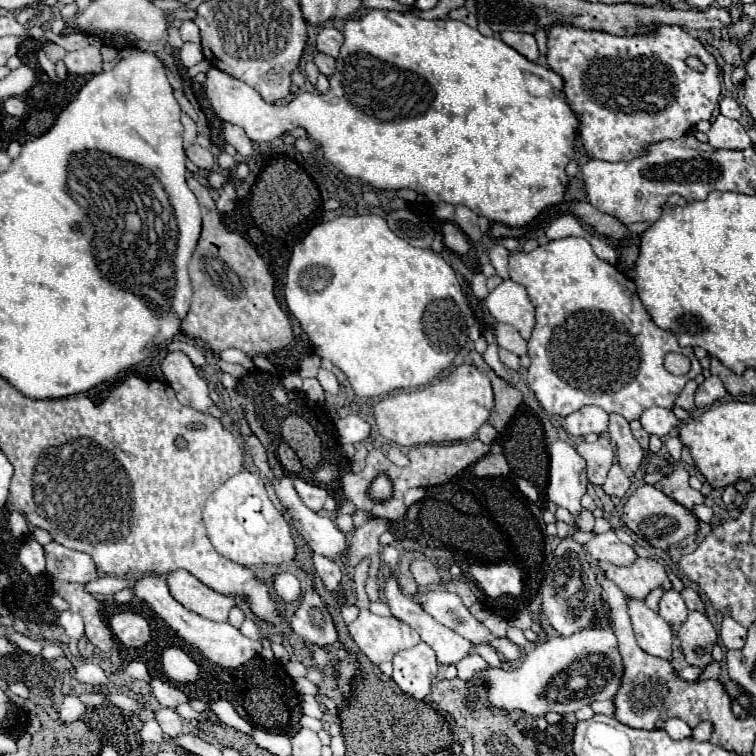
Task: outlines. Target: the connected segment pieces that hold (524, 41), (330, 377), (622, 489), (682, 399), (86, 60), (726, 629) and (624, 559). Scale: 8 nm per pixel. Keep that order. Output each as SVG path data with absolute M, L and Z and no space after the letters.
M502 32L500 34L502 40L512 46L516 52L520 52L522 56L526 56L528 60L536 62L538 60L538 46L536 46L536 40L532 34L522 34L522 32Z
M320 368L320 370L318 370L318 382L320 382L322 388L324 388L326 392L330 392L330 394L338 394L338 392L340 392L340 384L338 384L336 376L334 376L330 370Z
M614 464L612 468L610 468L610 472L608 472L608 478L606 478L606 482L604 482L604 492L608 494L608 496L618 496L618 498L622 498L626 492L628 492L628 488L630 488L630 480L628 480L628 476L622 472L622 468L618 466L618 464Z
M690 380L690 382L684 386L684 390L680 392L680 396L676 398L676 406L692 412L692 410L694 410L694 392L696 392L696 386L698 386L698 384L696 384L694 380Z
M86 46L76 52L68 52L64 64L70 74L98 74L102 72L102 56L98 46Z
M726 616L720 628L720 638L726 648L742 648L746 644L746 628L730 616Z
M614 530L604 532L604 534L596 534L586 544L586 552L596 562L606 560L606 562L612 562L616 566L628 566L628 564L632 564L638 558L636 552L630 546L626 546L626 544L622 544L618 540L618 536L614 534Z

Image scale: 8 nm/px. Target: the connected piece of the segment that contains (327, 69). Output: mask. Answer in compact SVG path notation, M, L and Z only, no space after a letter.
M320 52L314 54L314 64L318 66L318 70L320 70L326 78L332 76L332 72L336 70L336 60L330 58L330 56L324 56L324 54L320 54Z

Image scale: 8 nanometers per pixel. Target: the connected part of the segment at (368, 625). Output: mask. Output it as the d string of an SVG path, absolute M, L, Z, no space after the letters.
M362 560L356 568L354 568L354 582L356 582L356 608L359 610L359 615L350 626L348 626L348 632L350 636L354 638L354 642L358 644L358 648L374 662L374 664L382 664L382 662L392 662L392 658L396 656L396 652L402 652L402 650L408 650L408 648L414 648L418 642L420 642L420 636L414 628L408 628L408 624L396 620L394 616L390 618L384 618L384 616L376 616L370 612L370 602L368 602L368 596L364 592L364 580L368 578L368 564L370 560Z

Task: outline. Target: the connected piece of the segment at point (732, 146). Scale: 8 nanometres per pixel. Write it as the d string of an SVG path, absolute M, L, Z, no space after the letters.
M722 114L716 116L712 128L708 130L708 144L714 148L724 148L724 150L744 150L752 146L750 136L740 126L740 122L730 120Z

